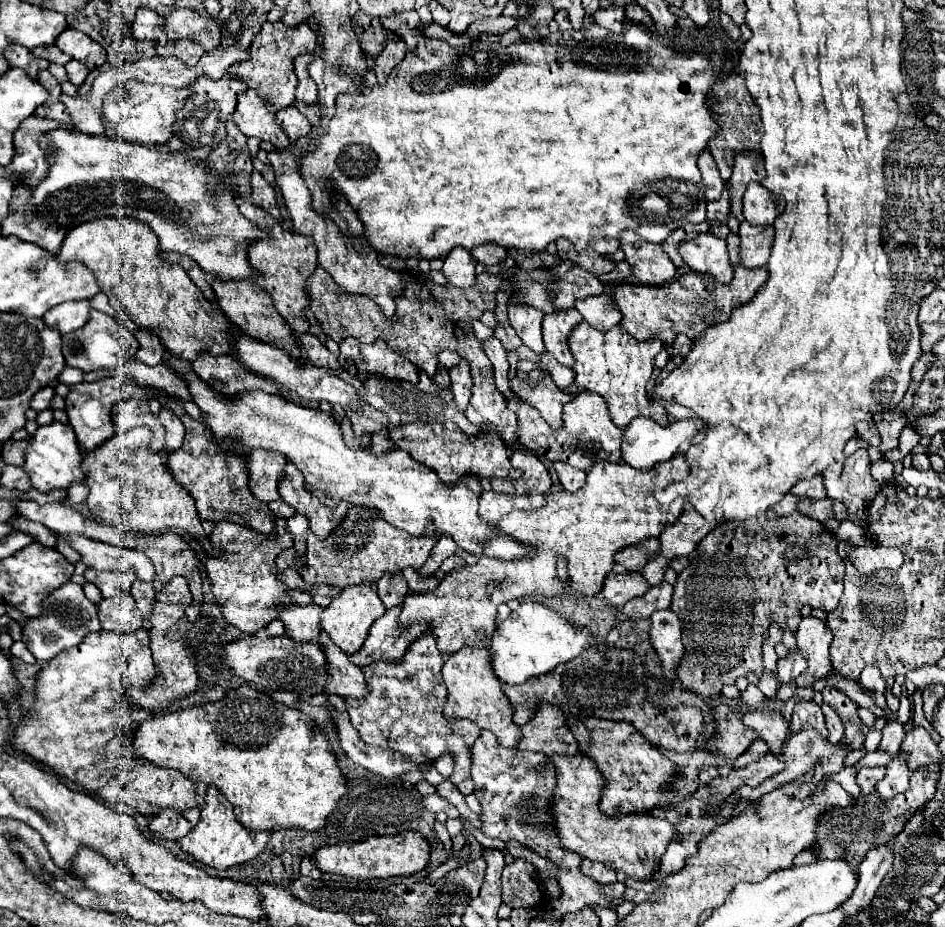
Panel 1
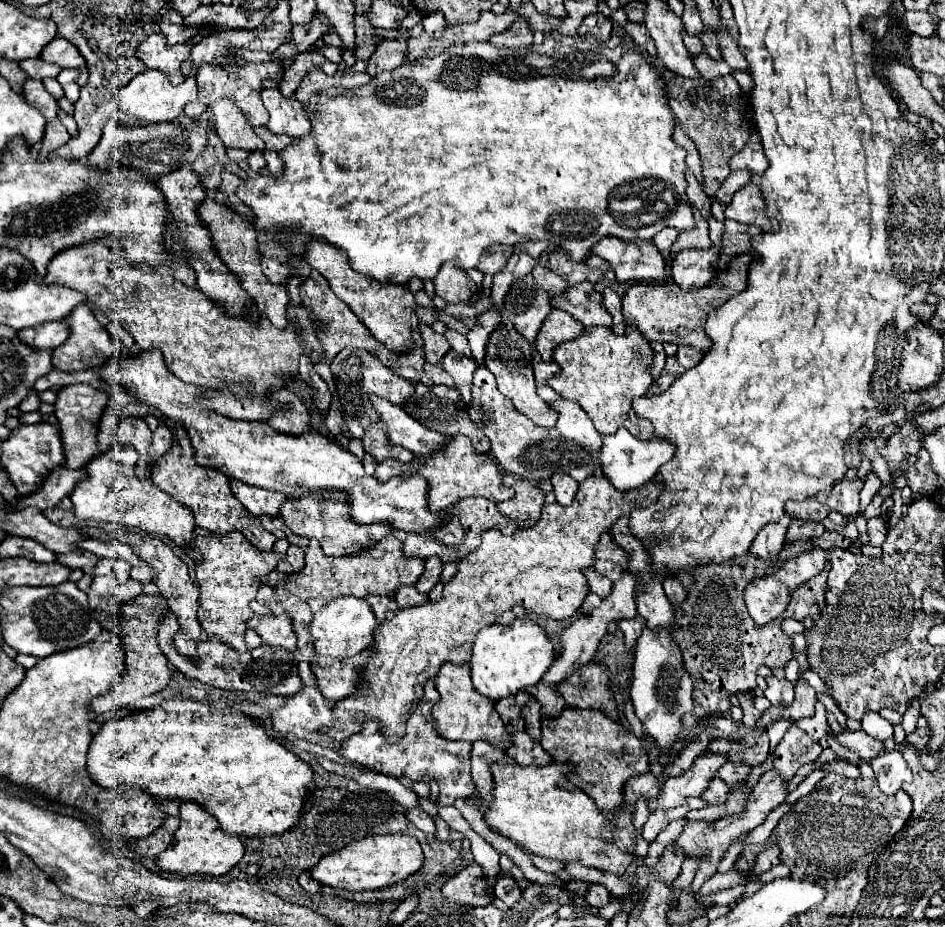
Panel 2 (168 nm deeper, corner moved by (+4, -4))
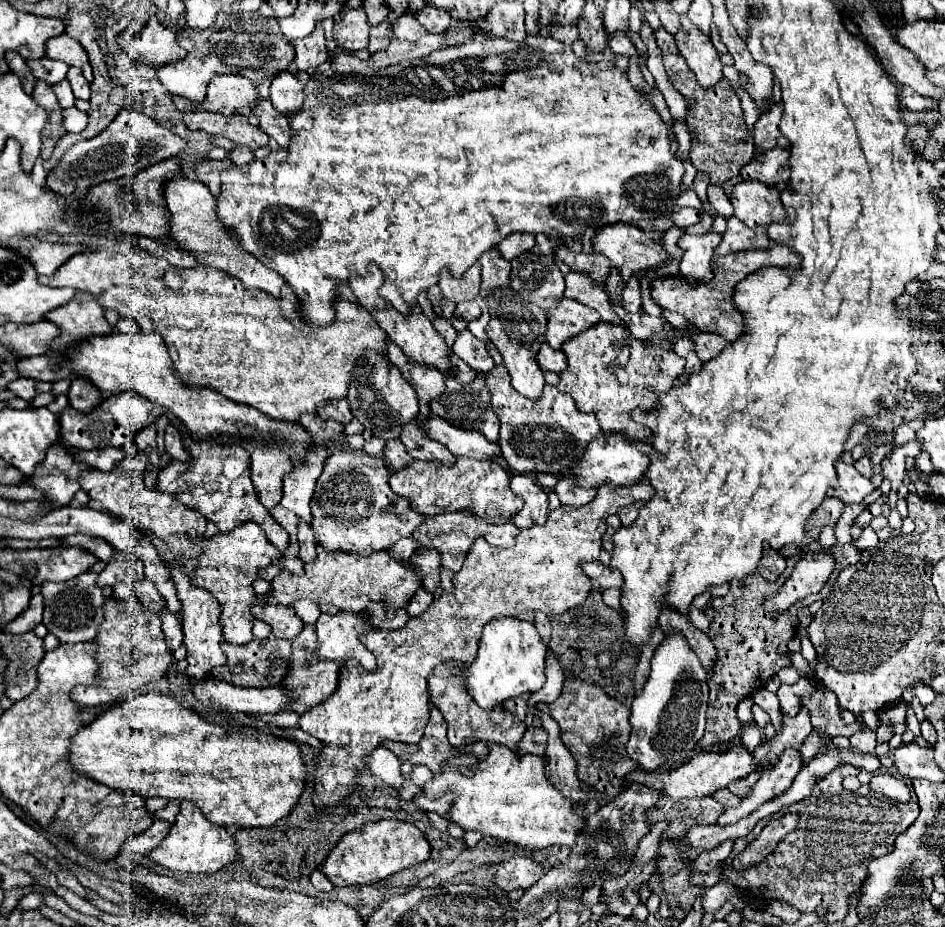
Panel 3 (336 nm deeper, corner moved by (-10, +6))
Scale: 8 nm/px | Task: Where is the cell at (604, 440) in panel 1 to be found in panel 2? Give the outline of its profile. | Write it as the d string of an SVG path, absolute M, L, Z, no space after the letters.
M477 367L473 373L473 401L469 405L469 415L475 425L481 425L485 417L489 417L489 425L481 427L481 431L491 441L493 459L509 473L521 475L533 483L541 483L543 479L551 479L553 473L567 473L575 481L583 481L585 477L595 475L599 467L599 449L603 443L603 435L593 427L587 413L581 405L569 399L553 401L553 409L557 409L559 419L557 427L539 427L523 413L517 413L513 403L497 389L495 377L487 367Z

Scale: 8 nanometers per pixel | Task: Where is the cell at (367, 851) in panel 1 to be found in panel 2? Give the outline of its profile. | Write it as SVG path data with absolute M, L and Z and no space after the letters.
M371 835L351 845L321 857L321 861L309 871L313 879L323 885L349 891L371 891L405 881L409 875L417 873L423 865L423 851L415 837L409 835Z

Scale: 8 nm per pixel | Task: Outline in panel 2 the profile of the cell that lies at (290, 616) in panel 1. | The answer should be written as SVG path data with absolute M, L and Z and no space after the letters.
M287 613L283 615L263 615L263 617L251 617L249 619L249 629L255 629L263 643L273 645L273 647L281 647L287 651L295 651L297 647L297 635L293 629L293 621Z

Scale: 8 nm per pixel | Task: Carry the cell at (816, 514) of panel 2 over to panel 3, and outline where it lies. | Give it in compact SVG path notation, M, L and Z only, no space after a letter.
M827 497L807 519L805 523L805 531L811 531L811 529L818 529L821 527L835 527L841 513L843 513L843 503L839 503L839 499L831 499Z

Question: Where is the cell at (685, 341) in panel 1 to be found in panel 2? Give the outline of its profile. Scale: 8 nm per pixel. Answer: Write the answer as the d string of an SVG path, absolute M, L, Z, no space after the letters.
M679 347L675 357L677 357L679 365L683 365L685 369L689 369L689 367L697 365L697 361L701 361L703 353L701 353L701 351L697 351L697 349L693 349L693 347Z

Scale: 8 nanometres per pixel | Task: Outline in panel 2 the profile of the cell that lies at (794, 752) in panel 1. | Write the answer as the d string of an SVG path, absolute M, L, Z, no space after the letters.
M773 769L765 771L759 779L759 783L753 787L751 797L745 801L745 807L735 813L735 815L725 815L721 819L713 819L713 821L689 821L683 829L683 833L675 839L675 843L689 855L689 857L699 857L701 853L709 853L709 861L705 861L705 865L701 865L701 869L697 871L697 877L693 879L693 889L701 889L701 885L705 881L709 881L715 873L717 873L717 865L723 859L725 851L729 849L729 845L733 845L741 835L751 833L757 825L761 825L765 821L765 817L771 813L771 809L775 809L779 803L785 801L785 797L789 795L787 789L787 781L781 779L781 775Z

